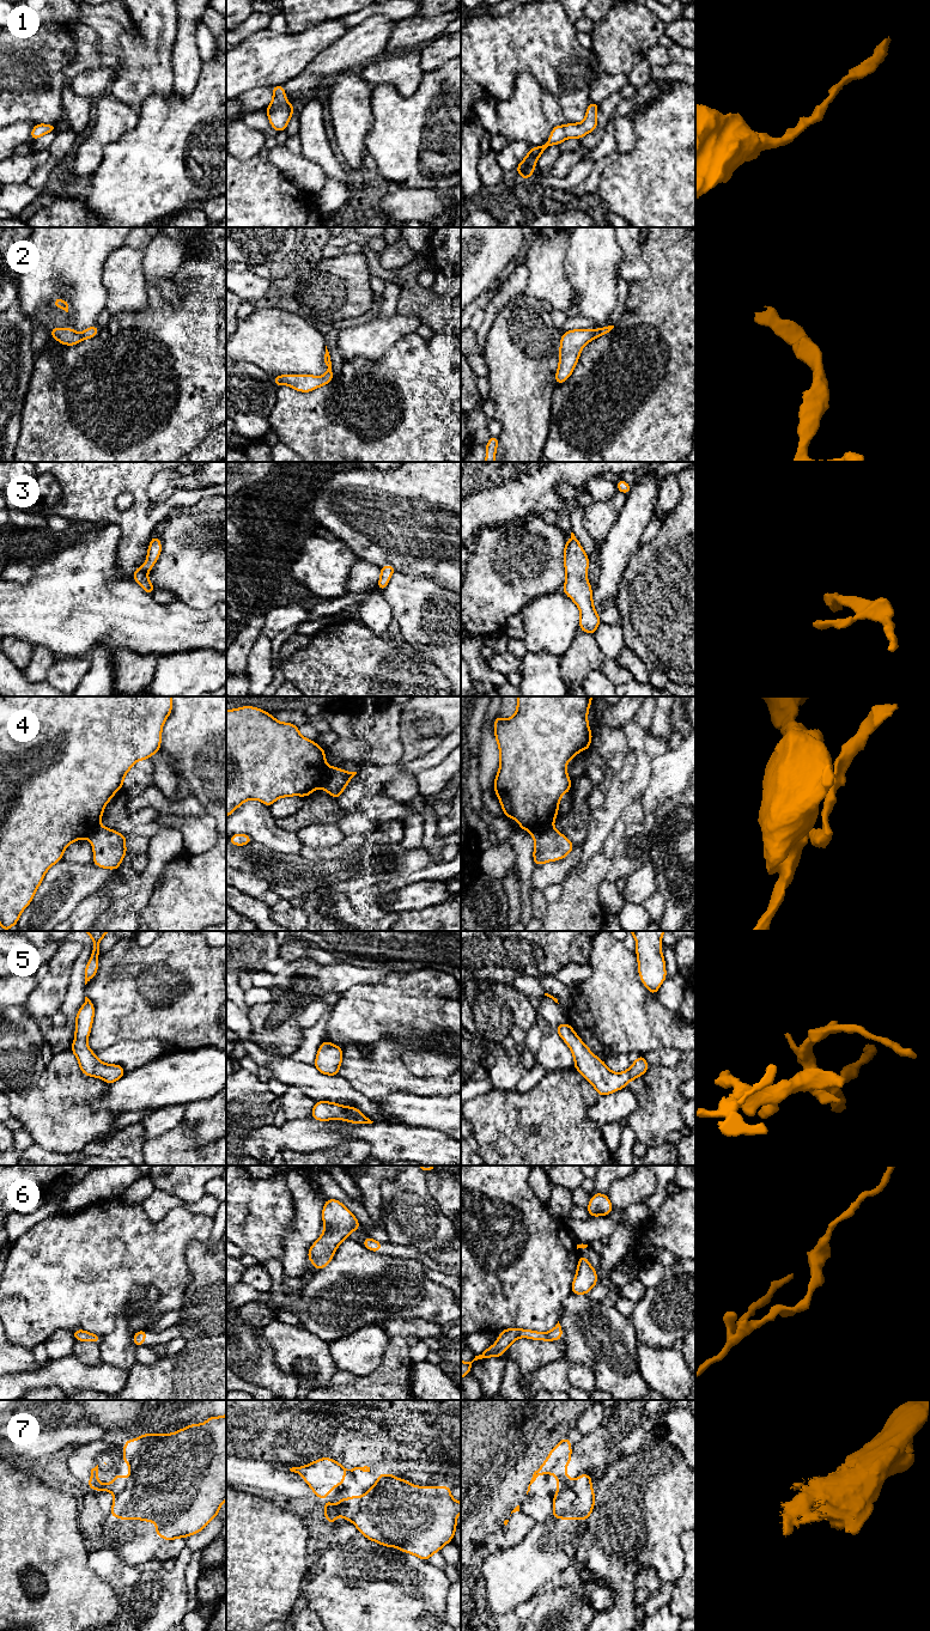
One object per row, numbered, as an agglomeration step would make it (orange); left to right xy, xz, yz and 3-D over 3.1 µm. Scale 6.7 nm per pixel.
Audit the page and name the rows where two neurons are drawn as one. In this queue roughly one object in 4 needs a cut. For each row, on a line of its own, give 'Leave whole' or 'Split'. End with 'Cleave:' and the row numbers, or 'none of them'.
1: Leave whole
2: Leave whole
3: Leave whole
4: Split
5: Leave whole
6: Leave whole
7: Split
Cleave: 4, 7

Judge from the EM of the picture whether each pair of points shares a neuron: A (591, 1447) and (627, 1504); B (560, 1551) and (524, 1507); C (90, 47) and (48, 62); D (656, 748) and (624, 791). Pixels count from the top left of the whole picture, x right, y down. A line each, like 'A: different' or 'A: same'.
A: different
B: different
C: different
D: same

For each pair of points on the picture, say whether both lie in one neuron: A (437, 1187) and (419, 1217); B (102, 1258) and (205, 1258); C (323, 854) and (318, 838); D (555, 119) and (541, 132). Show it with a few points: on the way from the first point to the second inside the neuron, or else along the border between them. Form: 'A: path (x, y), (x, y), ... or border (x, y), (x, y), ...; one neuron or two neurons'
A: border (425, 1178), (427, 1192), (448, 1217); two neurons
B: border (207, 1241), (187, 1246), (188, 1285); two neurons
C: border (303, 844), (310, 847), (328, 847); two neurons
D: border (541, 97), (543, 114), (553, 126); two neurons

